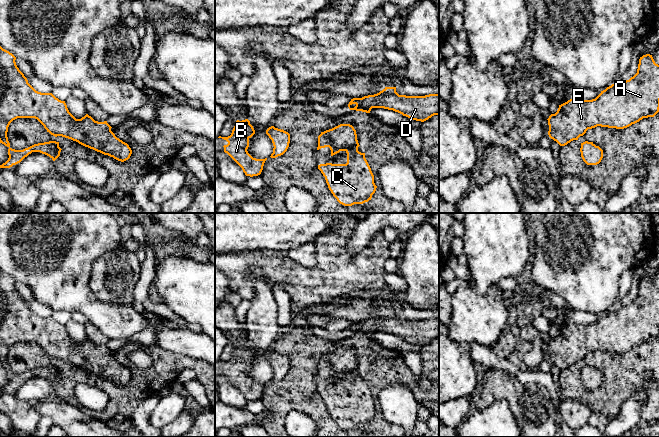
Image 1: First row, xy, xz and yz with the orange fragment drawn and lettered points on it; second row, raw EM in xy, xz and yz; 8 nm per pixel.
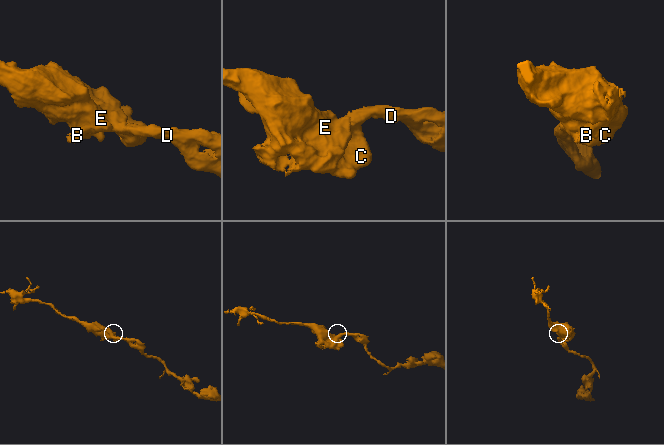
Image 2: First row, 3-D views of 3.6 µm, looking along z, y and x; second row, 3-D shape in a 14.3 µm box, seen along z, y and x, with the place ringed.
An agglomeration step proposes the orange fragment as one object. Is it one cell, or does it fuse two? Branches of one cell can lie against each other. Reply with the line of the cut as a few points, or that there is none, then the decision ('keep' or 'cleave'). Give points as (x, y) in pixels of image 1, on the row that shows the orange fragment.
no cut; keep

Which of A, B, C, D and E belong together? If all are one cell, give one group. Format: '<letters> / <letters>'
A B C D E

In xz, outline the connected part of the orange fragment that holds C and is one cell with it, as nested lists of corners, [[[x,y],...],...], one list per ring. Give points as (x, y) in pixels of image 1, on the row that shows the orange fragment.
[[[340,124],[318,136],[317,150],[329,147],[331,156],[340,151],[347,153],[346,164],[318,165],[329,190],[344,206],[368,202],[377,188],[365,153],[358,151],[359,146],[356,130],[350,124]]]

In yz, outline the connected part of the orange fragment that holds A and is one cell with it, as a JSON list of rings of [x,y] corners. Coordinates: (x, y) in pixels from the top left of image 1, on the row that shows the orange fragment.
[[[652,55],[640,57],[637,73],[629,80],[612,84],[592,100],[570,99],[559,105],[555,114],[549,116],[548,135],[560,146],[578,140],[588,129],[597,126],[624,129],[643,118],[654,117],[659,112],[659,65]]]

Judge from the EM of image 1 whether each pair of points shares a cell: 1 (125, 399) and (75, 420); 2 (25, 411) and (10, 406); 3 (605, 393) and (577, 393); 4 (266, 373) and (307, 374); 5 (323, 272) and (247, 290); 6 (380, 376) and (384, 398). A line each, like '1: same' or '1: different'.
1: different
2: same
3: same
4: different
5: same
6: different

